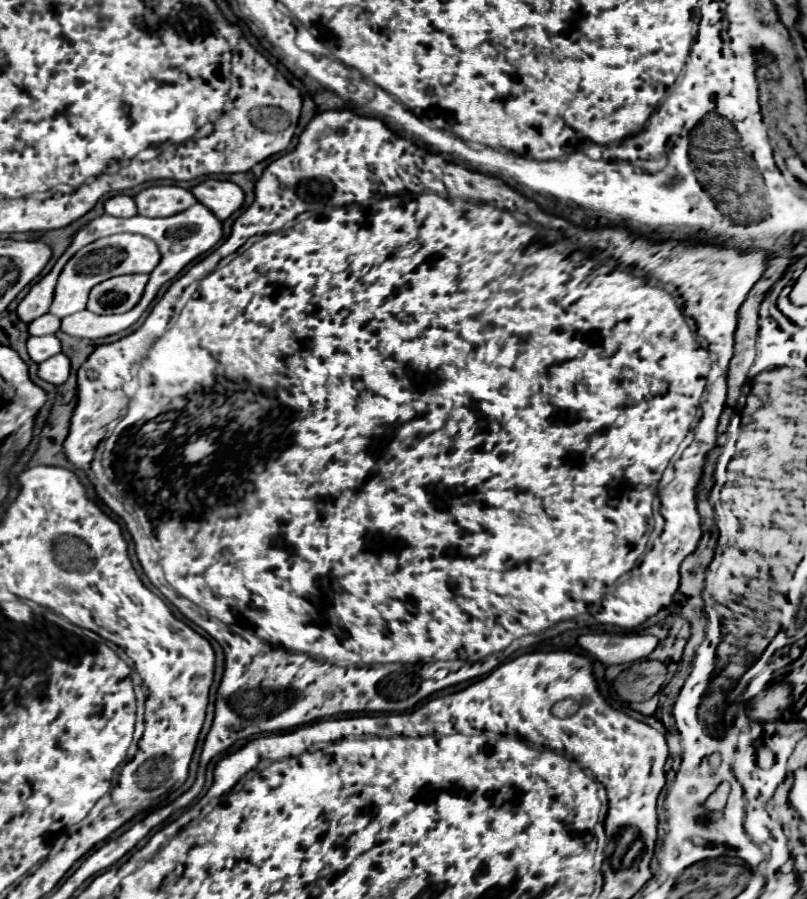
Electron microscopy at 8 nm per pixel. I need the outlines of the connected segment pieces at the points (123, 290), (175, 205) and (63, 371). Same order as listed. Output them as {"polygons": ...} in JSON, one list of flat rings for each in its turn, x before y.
{"polygons":[[[147,274,115,276,105,280,91,290,87,310,95,314,123,314,141,300,147,280]],[[173,184,149,186,135,196,139,214,149,218,165,218,165,216,179,214,191,208,195,202,197,198,189,190,181,186,173,186]],[[55,354,53,358,49,358,47,362,41,362,39,364,39,370,37,370,37,376,45,382,51,382,51,384,63,384,69,376,69,360,65,354]]]}

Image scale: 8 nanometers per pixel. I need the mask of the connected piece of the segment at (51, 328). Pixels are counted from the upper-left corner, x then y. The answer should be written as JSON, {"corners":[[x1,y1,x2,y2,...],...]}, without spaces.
{"corners":[[43,314,37,320,33,320,29,328,29,336,45,336,45,334,55,334,61,326,61,320,55,318,53,314]]}

